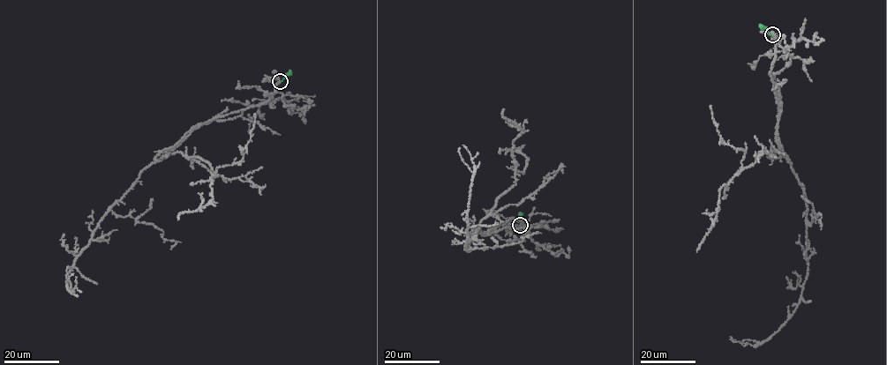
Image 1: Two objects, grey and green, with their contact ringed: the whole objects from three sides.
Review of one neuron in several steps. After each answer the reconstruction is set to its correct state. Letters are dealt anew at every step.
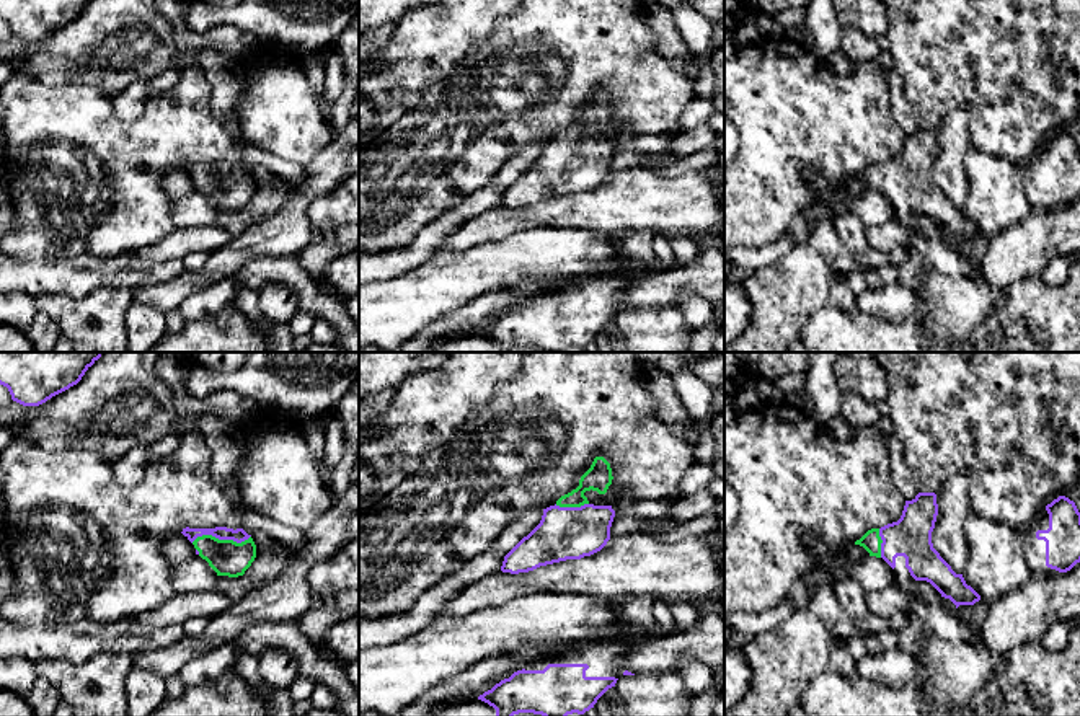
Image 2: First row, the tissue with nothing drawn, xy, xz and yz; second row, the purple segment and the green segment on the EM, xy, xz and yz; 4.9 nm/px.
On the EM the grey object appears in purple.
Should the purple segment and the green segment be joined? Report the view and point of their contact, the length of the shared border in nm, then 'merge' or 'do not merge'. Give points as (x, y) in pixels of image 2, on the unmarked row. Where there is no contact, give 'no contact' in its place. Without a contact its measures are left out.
xy (221, 173) | 300 nm | merge

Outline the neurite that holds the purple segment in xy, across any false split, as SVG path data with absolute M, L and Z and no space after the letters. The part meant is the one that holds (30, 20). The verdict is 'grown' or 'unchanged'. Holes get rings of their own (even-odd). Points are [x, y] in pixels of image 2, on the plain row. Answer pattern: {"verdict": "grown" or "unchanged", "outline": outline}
{"verdict": "unchanged", "outline": "M0 0L0 20L23 41L39 41L77 20L91 0Z"}

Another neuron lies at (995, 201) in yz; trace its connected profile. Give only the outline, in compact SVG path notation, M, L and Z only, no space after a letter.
M974 147L964 155L967 197L963 212L992 240L1020 223L1031 210L1023 191L1020 166Z

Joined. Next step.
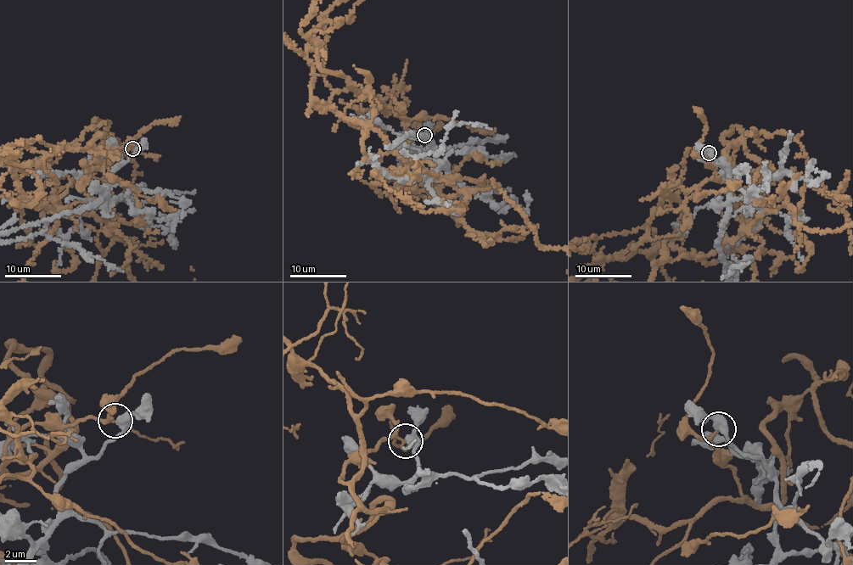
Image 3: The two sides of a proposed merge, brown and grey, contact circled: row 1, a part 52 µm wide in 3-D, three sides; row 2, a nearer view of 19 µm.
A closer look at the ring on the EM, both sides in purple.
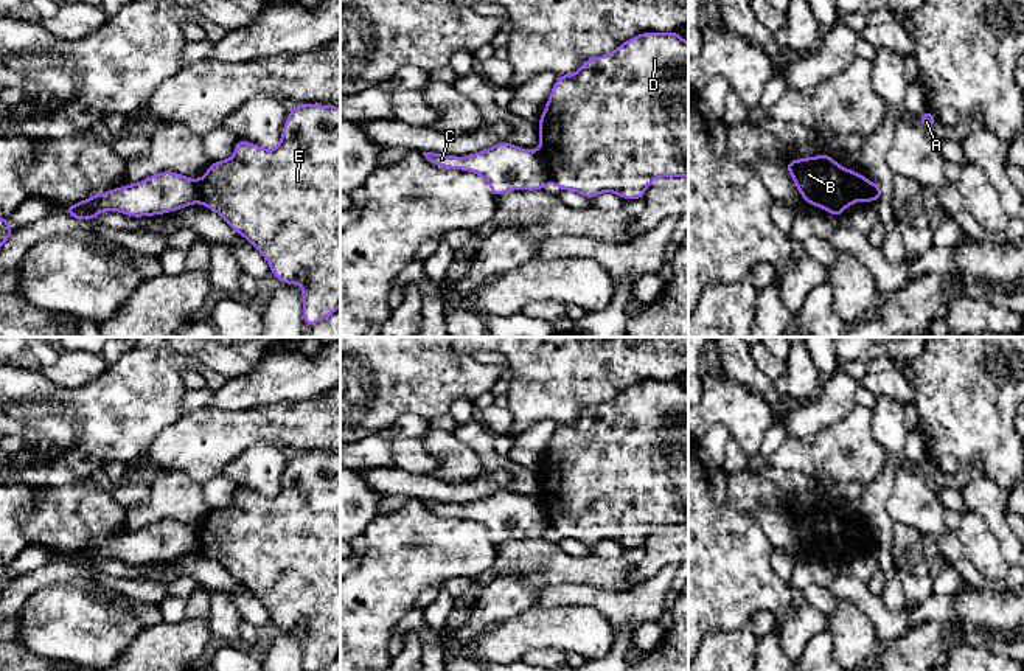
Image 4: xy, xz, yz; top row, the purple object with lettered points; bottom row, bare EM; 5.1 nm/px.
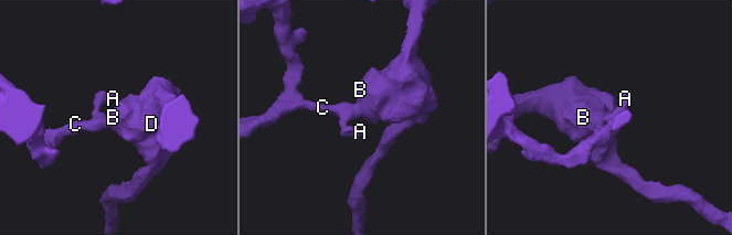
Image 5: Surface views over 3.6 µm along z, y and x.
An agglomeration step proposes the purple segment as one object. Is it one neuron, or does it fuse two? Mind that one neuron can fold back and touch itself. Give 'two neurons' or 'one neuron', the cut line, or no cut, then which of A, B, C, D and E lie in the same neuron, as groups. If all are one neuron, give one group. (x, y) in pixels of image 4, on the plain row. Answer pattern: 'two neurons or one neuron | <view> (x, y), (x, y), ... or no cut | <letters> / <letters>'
two neurons | xz (538, 499), (552, 528) | A C / B D E

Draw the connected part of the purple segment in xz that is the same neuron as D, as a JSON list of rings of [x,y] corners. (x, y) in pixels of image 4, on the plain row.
[[[640,381],[615,398],[586,407],[573,422],[556,424],[555,433],[545,450],[545,457],[538,469],[539,502],[550,520],[556,537],[575,539],[586,547],[597,545],[601,541],[612,541],[625,548],[643,547],[653,528],[660,525],[688,525],[688,391],[676,381]]]

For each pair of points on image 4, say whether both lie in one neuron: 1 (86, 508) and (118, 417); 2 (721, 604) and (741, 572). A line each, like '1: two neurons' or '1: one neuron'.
1: two neurons
2: one neuron

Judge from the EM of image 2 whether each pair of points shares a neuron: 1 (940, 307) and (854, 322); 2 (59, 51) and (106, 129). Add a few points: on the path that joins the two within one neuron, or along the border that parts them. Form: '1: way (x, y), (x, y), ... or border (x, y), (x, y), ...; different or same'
1: way (919, 317), (904, 331), (875, 331); same
2: border (41, 80), (48, 85), (93, 85), (113, 98); different

